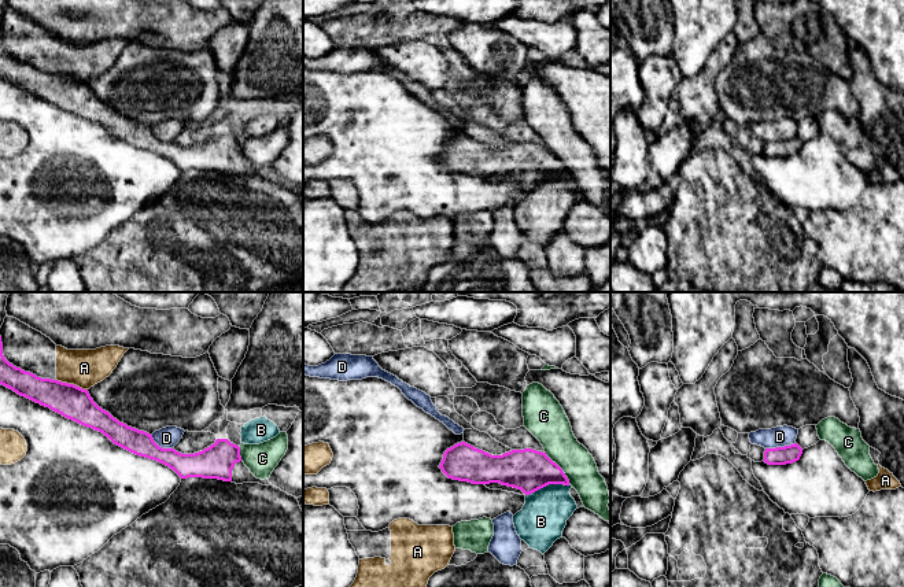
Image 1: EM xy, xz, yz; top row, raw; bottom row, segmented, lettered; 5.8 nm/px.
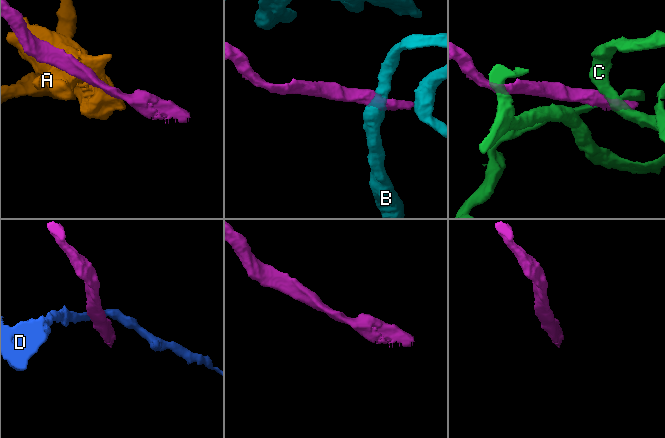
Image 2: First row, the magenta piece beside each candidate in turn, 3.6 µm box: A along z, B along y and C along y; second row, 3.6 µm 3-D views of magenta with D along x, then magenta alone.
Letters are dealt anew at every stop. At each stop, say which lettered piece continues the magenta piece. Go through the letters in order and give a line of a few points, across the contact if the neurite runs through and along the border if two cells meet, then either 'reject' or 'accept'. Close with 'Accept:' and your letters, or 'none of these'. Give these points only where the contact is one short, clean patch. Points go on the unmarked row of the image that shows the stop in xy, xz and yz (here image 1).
A: xy (56, 72), (87, 82) | reject
B: xz (569, 177), (546, 177), (526, 188) | reject
C: xz (545, 144), (569, 176) | reject
D: yz (794, 135), (786, 139), (766, 141) | reject
Accept: none of these

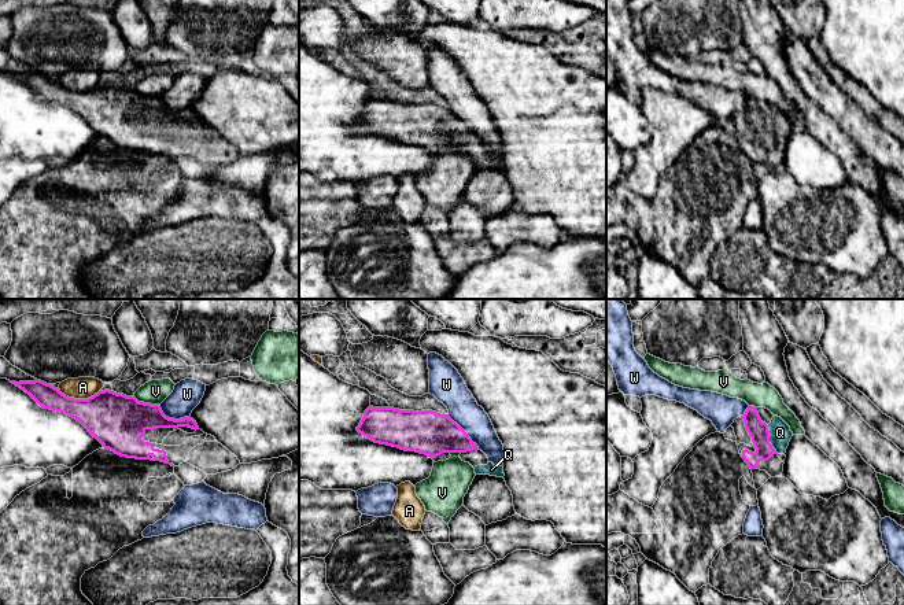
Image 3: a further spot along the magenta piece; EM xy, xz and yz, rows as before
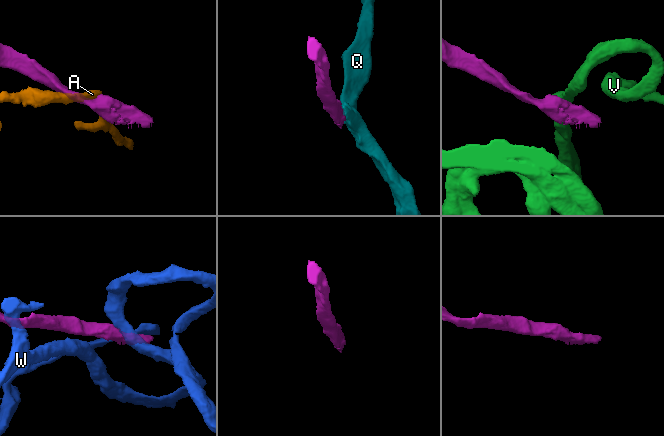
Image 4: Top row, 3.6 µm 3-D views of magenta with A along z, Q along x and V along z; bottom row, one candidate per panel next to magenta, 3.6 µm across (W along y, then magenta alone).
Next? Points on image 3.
A: xy (59, 81), (66, 88), (74, 91), (89, 91), (99, 82) | reject
Q: yz (757, 122), (768, 132), (779, 125) | accept
V: xy (133, 88), (139, 93), (158, 98) | reject
W: xz (447, 106), (479, 140) | reject
Accept: Q

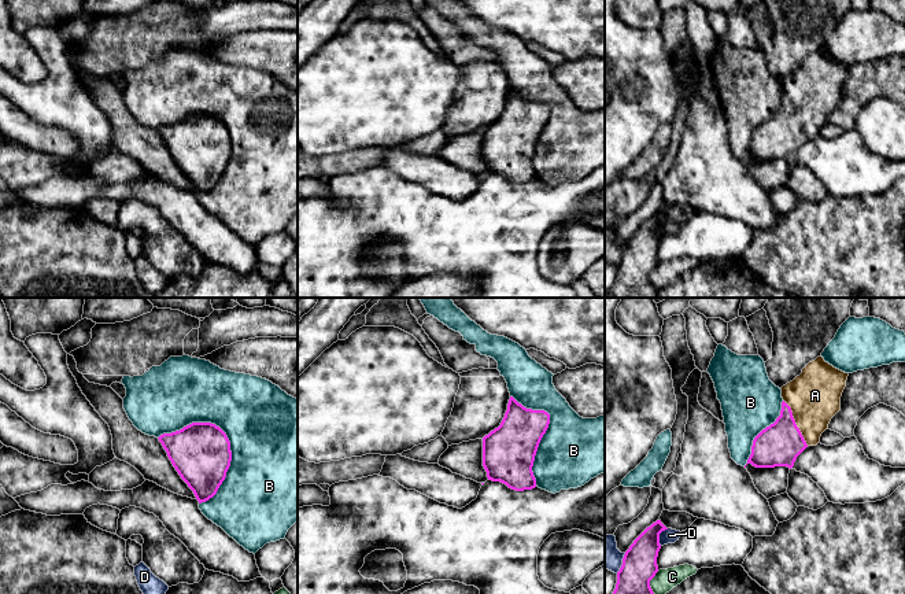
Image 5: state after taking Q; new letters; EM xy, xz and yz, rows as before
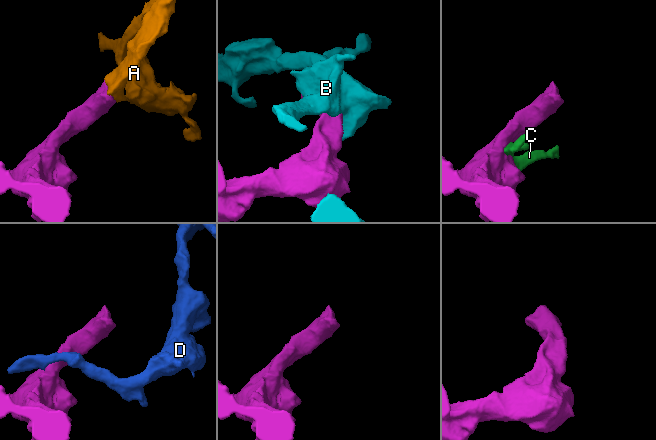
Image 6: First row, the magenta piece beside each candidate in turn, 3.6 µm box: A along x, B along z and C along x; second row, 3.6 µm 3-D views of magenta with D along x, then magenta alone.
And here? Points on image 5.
A: yz (779, 137), (794, 122), (794, 115), (806, 103), (815, 88) | accept
B: reject
C: reject
D: yz (668, 221), (660, 227), (660, 238) | reject
Accept: A

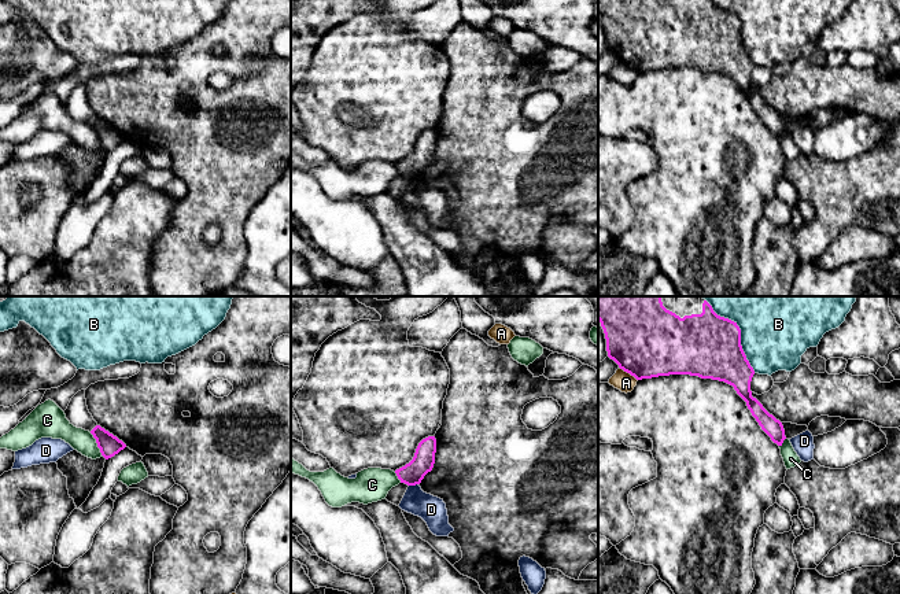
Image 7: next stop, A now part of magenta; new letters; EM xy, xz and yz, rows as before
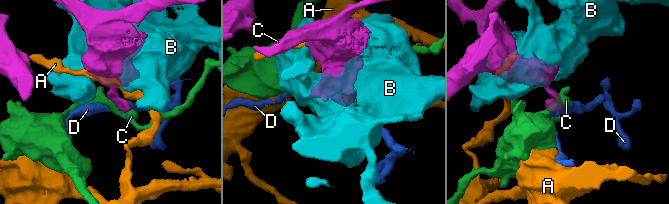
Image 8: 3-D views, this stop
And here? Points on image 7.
A: reject
B: reject
C: reject
D: xz (417, 176), (409, 179) | reject
Accept: none of these

